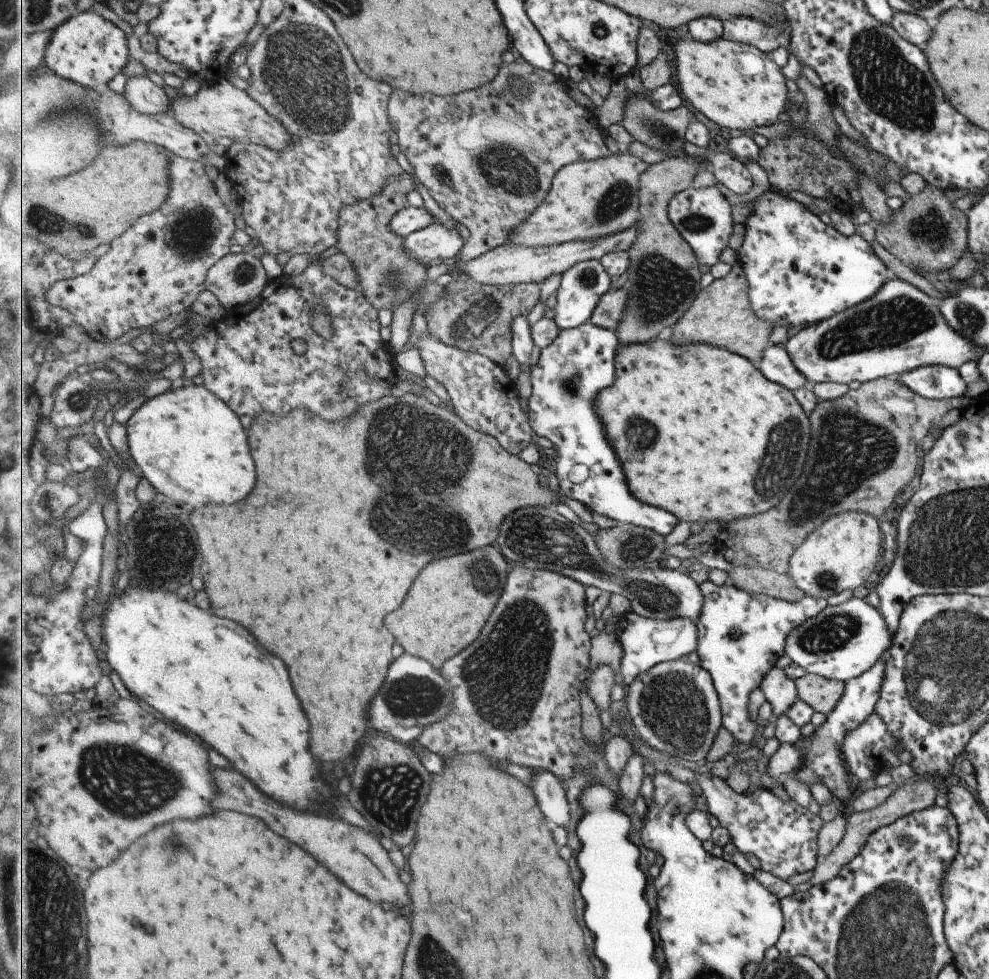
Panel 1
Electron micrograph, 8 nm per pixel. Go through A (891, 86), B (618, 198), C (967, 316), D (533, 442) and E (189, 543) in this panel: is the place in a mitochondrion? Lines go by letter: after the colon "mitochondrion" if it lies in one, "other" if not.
A: mitochondrion
B: mitochondrion
C: mitochondrion
D: other
E: other

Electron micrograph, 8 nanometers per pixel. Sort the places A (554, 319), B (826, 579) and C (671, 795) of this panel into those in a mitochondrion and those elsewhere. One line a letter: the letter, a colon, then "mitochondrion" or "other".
A: other
B: mitochondrion
C: mitochondrion

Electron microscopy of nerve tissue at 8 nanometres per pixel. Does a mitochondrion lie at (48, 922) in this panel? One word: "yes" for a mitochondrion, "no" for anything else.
yes

